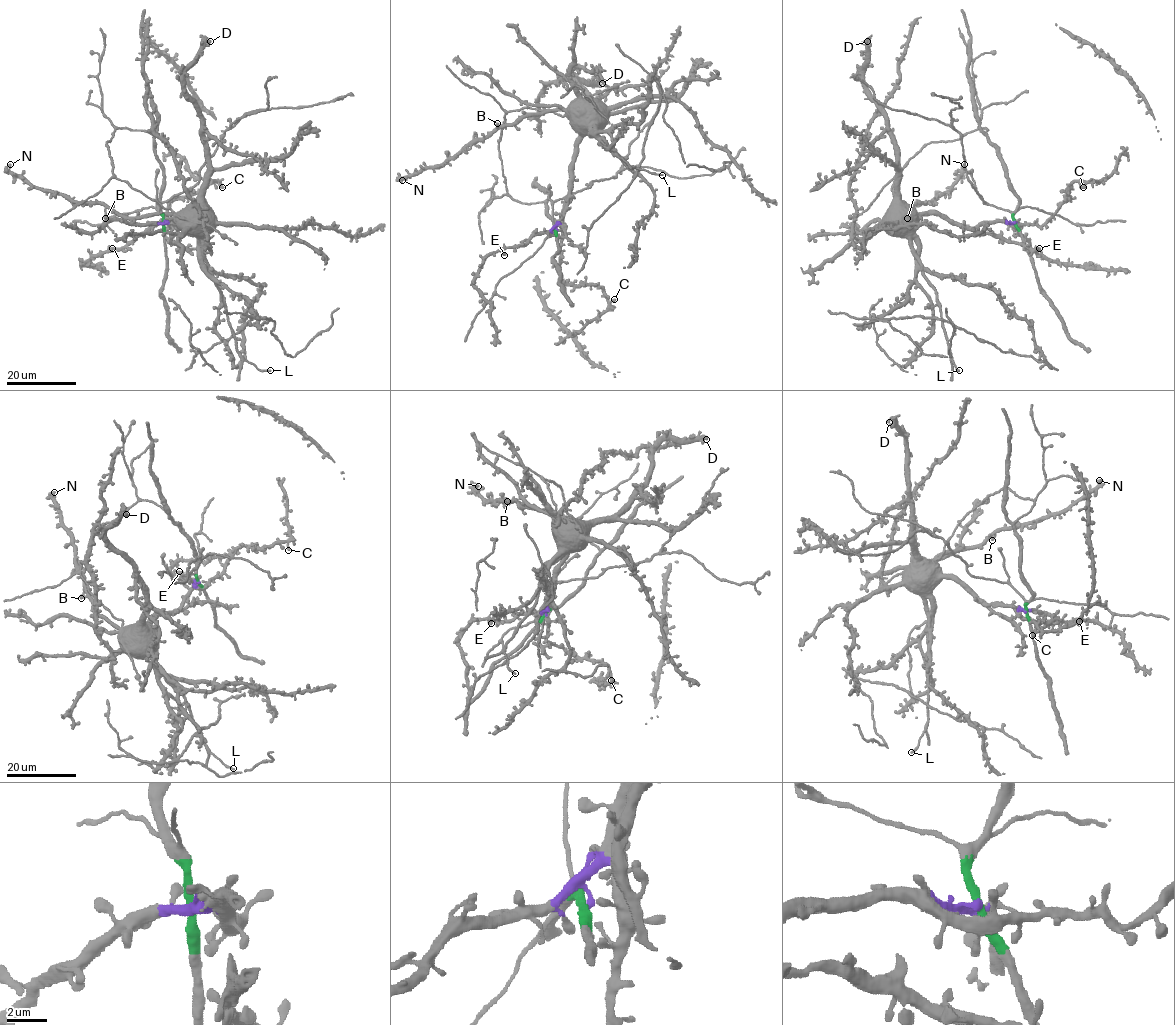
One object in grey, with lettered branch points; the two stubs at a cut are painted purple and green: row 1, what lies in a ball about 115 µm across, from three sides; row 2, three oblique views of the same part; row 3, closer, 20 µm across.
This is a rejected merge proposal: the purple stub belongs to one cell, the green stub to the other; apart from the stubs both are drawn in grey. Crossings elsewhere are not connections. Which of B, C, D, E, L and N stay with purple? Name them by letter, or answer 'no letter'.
B, C, D, E, L, N

